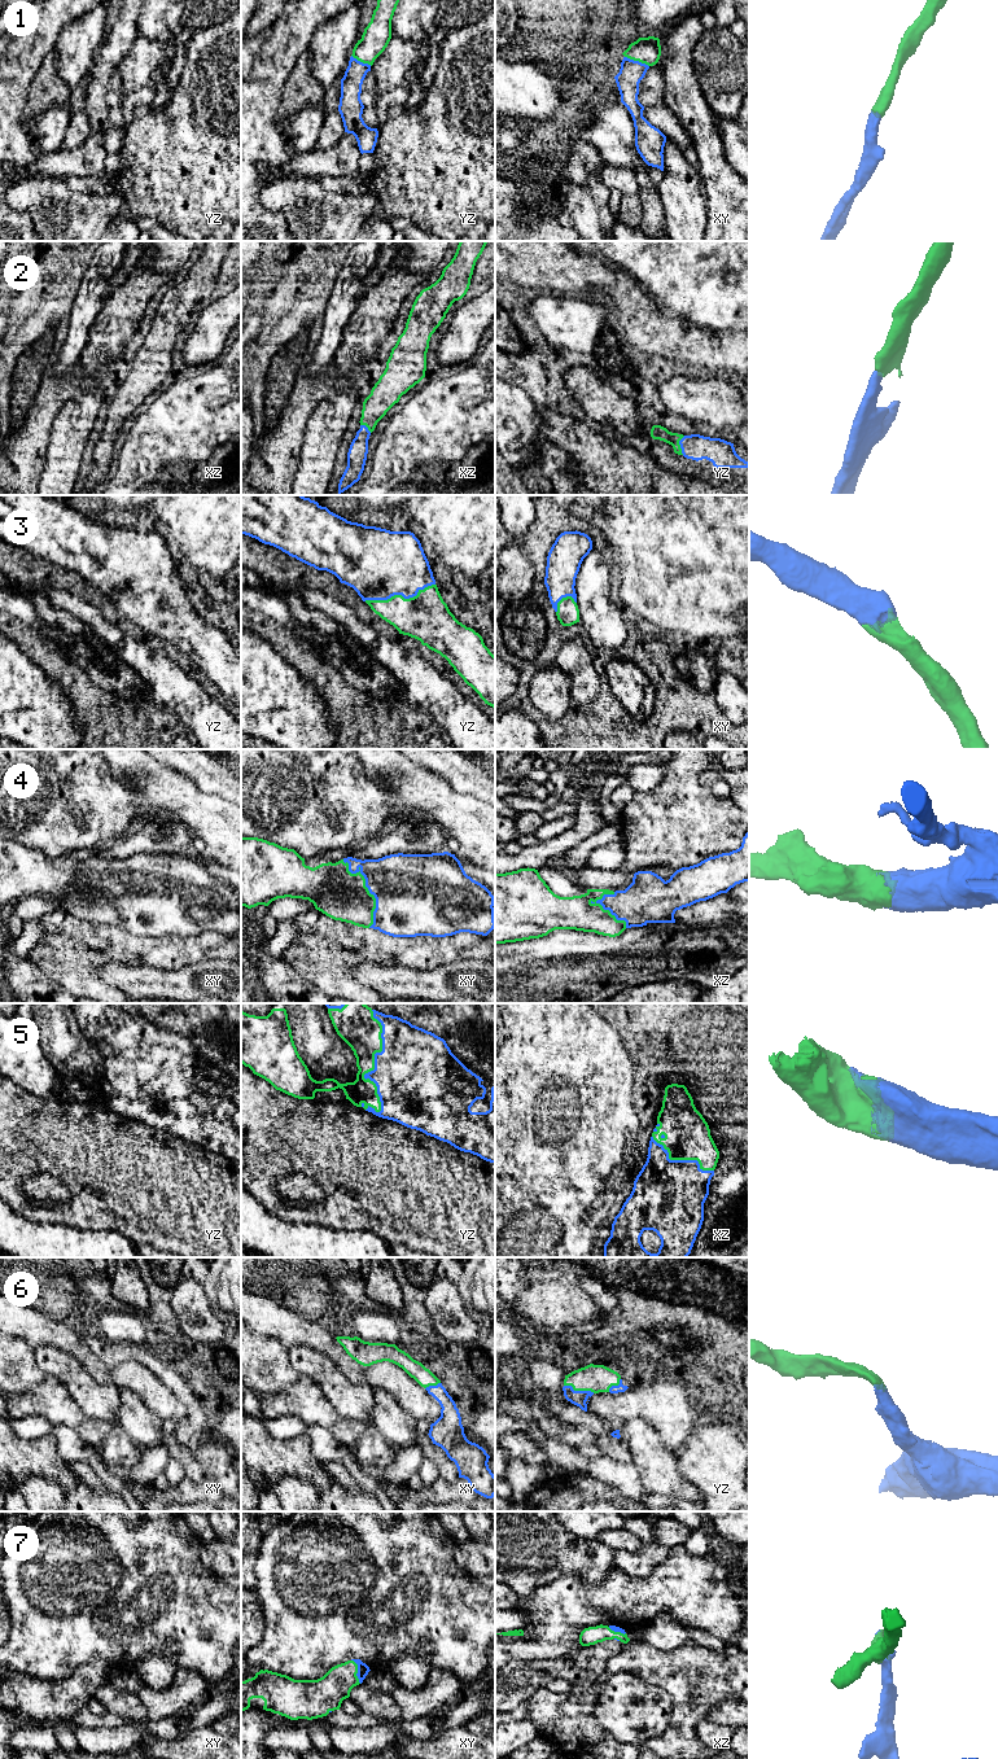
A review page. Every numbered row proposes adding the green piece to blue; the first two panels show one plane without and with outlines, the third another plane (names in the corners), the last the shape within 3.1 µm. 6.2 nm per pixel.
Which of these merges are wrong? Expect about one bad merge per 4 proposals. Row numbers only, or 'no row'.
no row

